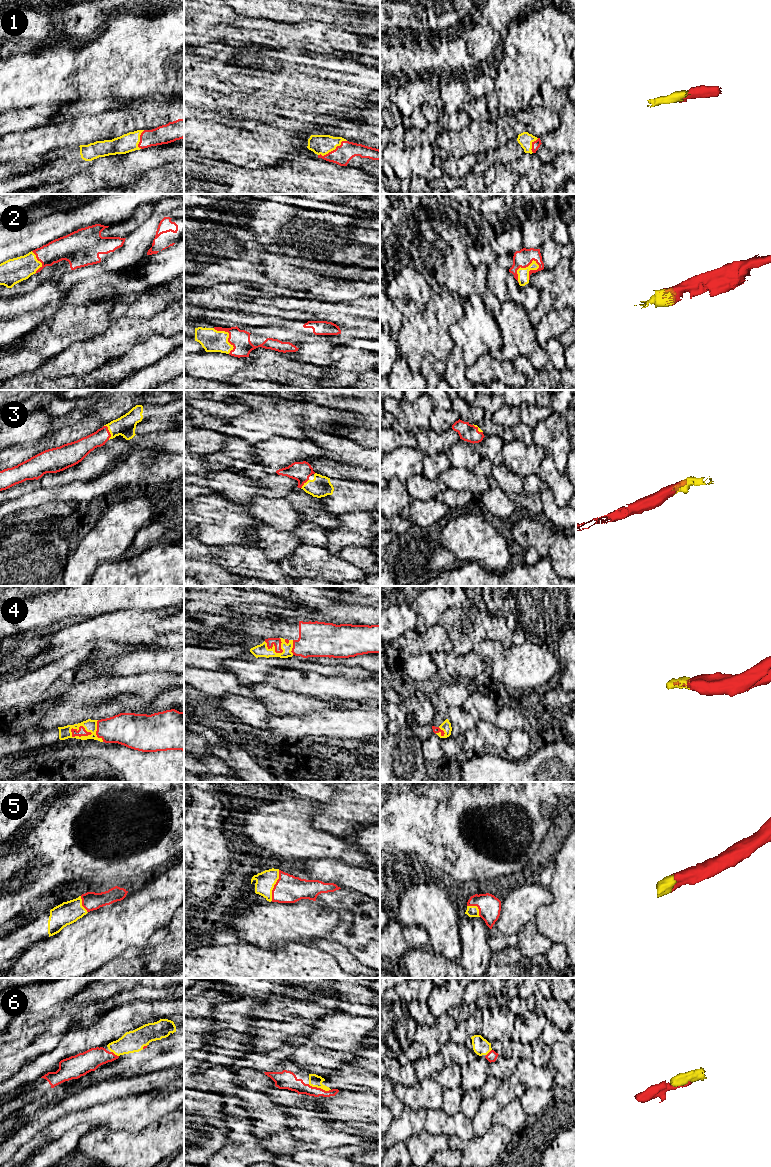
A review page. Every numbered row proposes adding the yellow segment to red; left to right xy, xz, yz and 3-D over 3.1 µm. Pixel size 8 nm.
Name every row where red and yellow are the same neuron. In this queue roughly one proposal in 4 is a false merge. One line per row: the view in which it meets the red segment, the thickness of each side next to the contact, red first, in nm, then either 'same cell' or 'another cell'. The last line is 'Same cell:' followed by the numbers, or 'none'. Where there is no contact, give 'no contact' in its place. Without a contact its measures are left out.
1: contact in xz; calibres 150 and 160 nm; same cell
2: contact in yz; calibres 140 and 100 nm; same cell
3: contact in xy; calibres 140 and 160 nm; same cell
4: contact in xy; calibres 60 and 100 nm; same cell
5: contact in xz; calibres 220 and 160 nm; same cell
6: contact in xz; calibres 130 and 100 nm; same cell
Same cell: 1, 2, 3, 4, 5, 6

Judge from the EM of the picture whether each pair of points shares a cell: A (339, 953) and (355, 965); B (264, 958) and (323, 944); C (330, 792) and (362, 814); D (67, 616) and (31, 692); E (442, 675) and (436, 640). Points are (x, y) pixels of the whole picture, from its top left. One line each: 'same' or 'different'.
A: same
B: different
C: different
D: different
E: same

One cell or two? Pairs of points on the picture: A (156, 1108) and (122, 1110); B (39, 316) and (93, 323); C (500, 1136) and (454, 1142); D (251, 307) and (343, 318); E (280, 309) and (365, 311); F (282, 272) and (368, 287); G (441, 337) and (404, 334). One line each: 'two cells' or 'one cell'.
A: one cell
B: two cells
C: one cell
D: one cell
E: one cell
F: one cell
G: one cell

